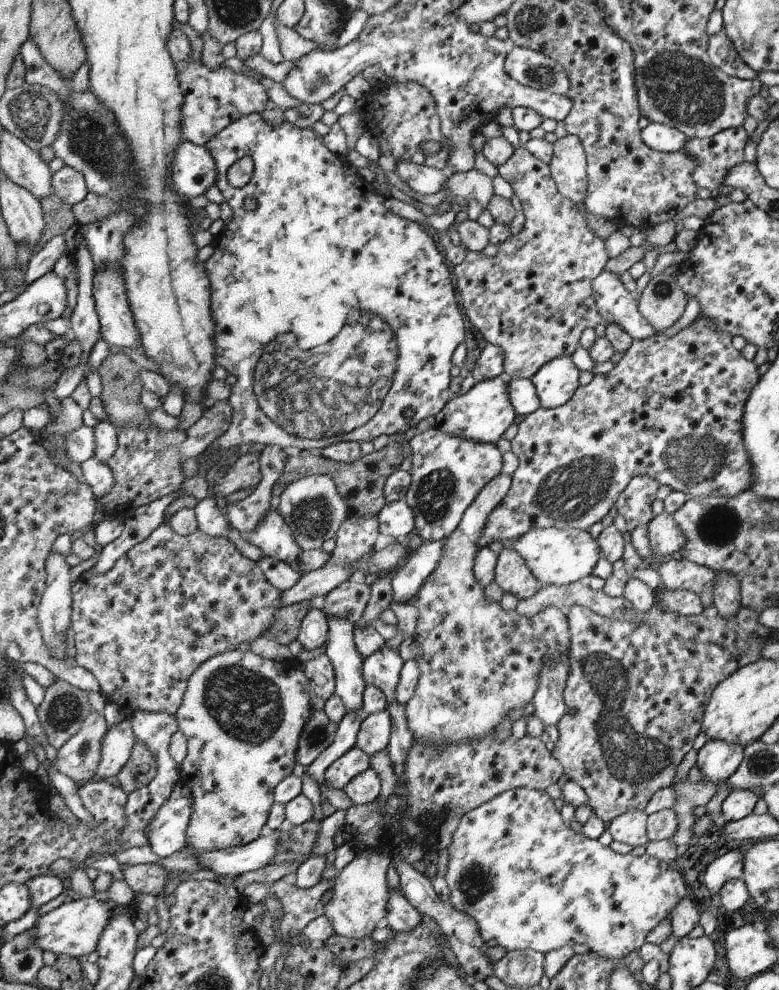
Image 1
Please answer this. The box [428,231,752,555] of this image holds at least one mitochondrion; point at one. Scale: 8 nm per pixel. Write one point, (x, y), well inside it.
(570, 492)

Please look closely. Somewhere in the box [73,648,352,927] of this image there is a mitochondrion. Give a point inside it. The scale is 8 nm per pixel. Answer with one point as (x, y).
(243, 702)

